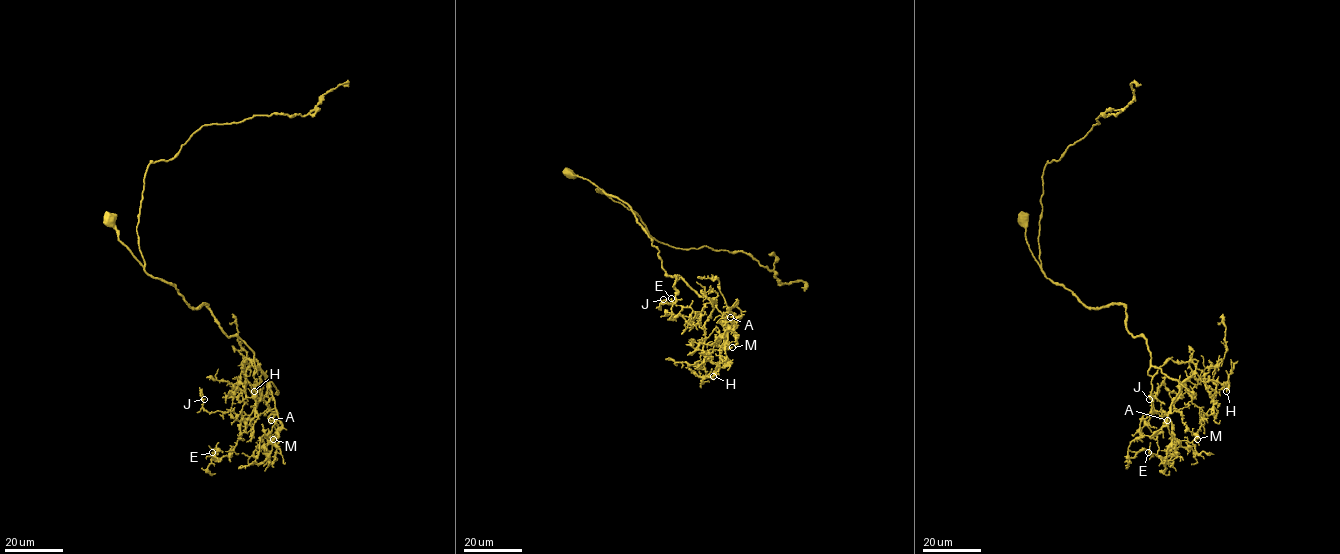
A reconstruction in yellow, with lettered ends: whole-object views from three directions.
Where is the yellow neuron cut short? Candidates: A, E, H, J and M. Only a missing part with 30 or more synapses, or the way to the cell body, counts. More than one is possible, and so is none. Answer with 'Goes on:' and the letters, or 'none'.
Goes on: none

